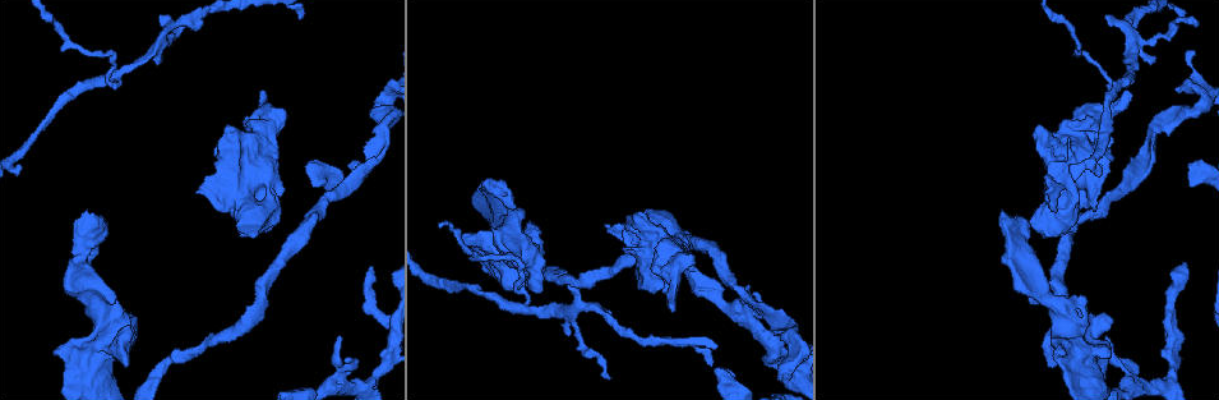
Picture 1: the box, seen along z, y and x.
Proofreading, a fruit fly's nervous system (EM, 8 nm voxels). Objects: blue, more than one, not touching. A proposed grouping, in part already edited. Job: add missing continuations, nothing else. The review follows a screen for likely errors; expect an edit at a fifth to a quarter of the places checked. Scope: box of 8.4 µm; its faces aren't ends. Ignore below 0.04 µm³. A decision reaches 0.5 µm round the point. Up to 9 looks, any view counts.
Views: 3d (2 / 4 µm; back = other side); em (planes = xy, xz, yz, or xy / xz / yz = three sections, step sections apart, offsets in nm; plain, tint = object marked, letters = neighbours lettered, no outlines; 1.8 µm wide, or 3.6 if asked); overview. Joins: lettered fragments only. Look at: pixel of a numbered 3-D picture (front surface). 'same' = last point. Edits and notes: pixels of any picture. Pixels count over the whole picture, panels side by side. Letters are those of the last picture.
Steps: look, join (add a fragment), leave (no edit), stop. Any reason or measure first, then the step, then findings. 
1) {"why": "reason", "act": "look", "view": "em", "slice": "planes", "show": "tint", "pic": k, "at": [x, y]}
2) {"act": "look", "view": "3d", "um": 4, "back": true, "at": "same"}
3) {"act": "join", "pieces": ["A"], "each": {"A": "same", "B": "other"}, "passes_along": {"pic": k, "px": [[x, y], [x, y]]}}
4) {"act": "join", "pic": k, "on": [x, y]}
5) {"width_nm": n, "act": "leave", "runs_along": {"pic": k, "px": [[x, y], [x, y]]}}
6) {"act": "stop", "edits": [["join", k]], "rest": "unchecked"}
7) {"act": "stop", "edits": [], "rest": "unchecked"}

{"why": "branch stops here", "act": "look", "view": "3d", "um": 2, "pic": 1, "at": [690, 252]}

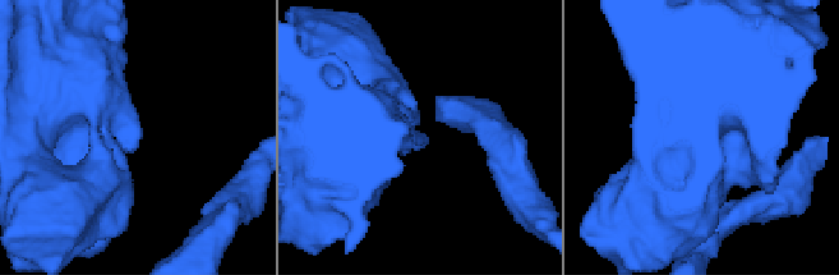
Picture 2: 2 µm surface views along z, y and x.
{"why": "now the EM", "act": "look", "view": "em", "slice": "planes", "show": "letters", "pic": 2, "at": [126, 163]}

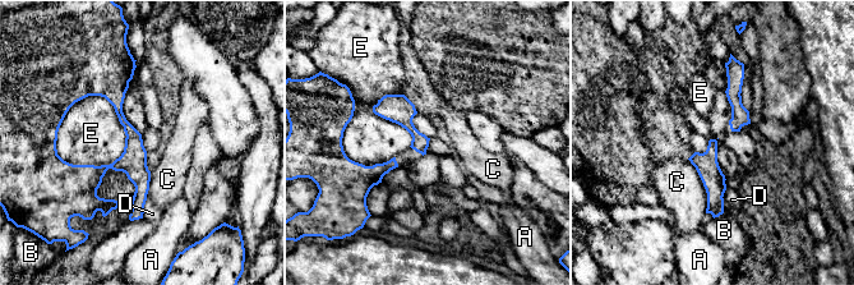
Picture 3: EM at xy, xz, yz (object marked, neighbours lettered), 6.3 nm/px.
{"act": "leave", "each": {"A": "other", "B": "other", "C": "other", "D": "other", "E": "other"}, "runs_along": {"pic": 3, "px": [[128, 68], [118, 109], [133, 136], [135, 216]]}, "found": "none of them fits"}

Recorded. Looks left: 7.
{"why": "an open end", "act": "look", "view": "3d", "um": 2, "pic": 1, "at": [1113, 318]}

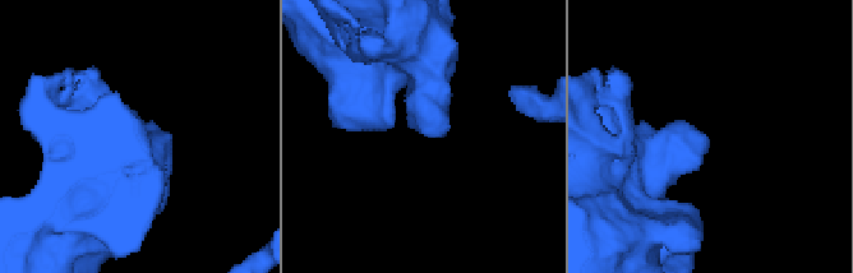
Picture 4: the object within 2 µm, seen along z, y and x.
{"why": "need the tissue", "act": "look", "view": "em", "slice": "planes", "show": "letters", "pic": 4, "at": [709, 141]}

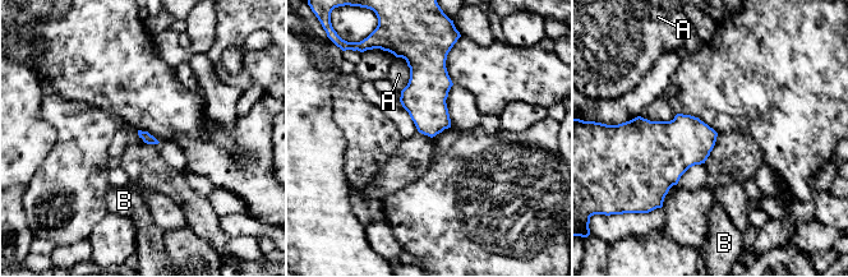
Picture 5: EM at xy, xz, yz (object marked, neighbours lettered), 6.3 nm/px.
{"act": "leave", "each": {"A": "other", "B": "other"}, "border": {"pic": 5, "px": [[408, 65], [409, 82], [400, 91]]}, "found": "none of them fits"}

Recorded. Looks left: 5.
{"why": "free end", "act": "look", "view": "3d", "um": 2, "pic": 1, "at": [355, 361]}

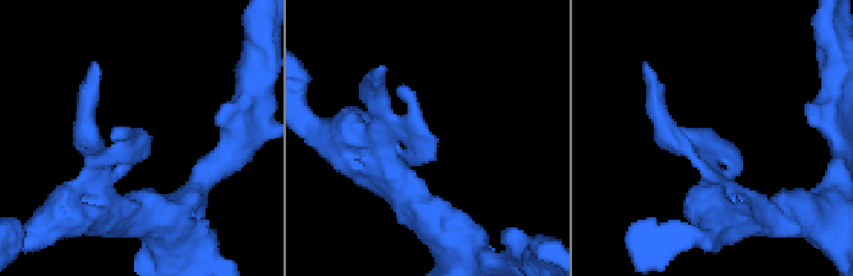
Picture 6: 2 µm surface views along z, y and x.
{"why": "now the EM", "act": "look", "view": "em", "slice": "planes", "show": "letters", "pic": 6, "at": [143, 132]}

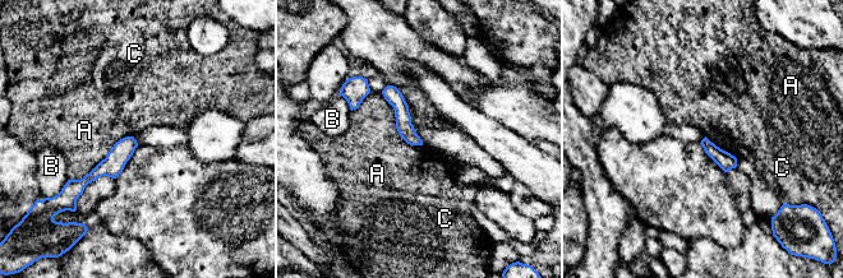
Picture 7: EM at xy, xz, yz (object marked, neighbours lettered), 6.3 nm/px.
{"act": "leave", "each": {"A": "other", "B": "other", "C": "other"}, "found": "no lettered fragment goes on from it"}

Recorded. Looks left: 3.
{"why": "free end", "act": "look", "view": "em", "slice": "planes", "show": "letters", "pic": 1, "at": [1184, 14]}

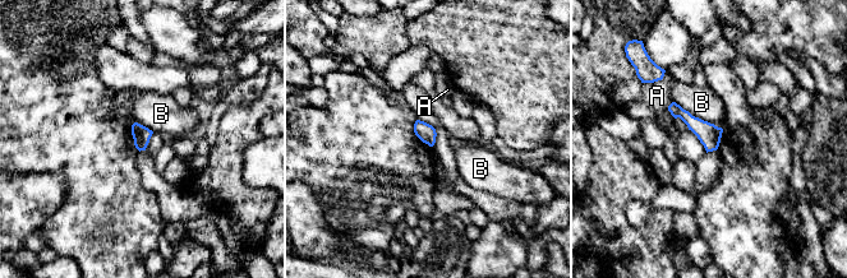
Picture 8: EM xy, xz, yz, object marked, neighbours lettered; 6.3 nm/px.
{"act": "leave", "each": {"A": "other", "B": "other"}, "border": {"pic": 8, "px": [[673, 101], [693, 115], [722, 129]]}, "found": "none of them fits"}

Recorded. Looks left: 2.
{"act": "stop", "edits": [], "rest": "unchecked"}

